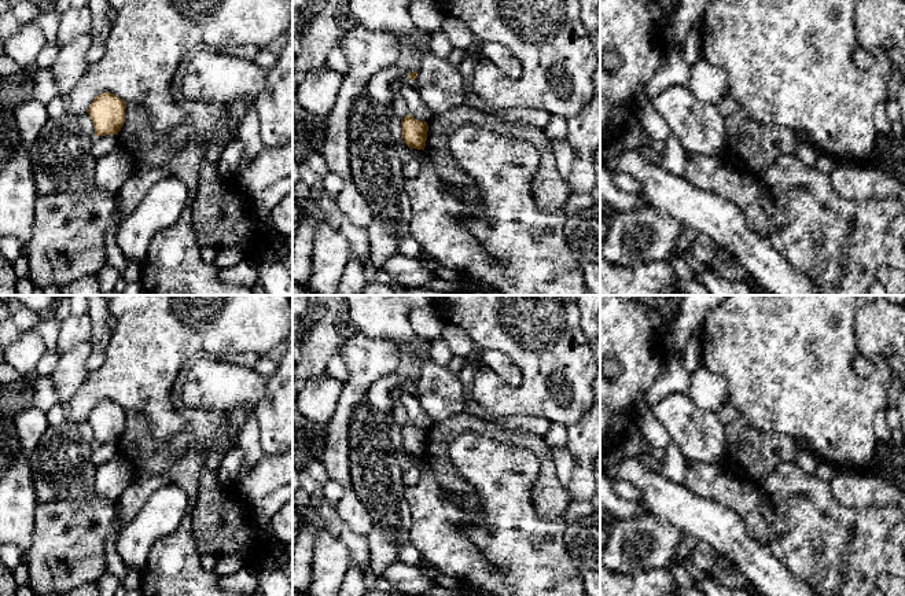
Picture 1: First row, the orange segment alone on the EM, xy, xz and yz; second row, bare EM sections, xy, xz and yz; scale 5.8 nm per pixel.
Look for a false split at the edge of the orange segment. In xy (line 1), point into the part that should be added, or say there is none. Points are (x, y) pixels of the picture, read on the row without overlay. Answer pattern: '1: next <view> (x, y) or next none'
1: next none

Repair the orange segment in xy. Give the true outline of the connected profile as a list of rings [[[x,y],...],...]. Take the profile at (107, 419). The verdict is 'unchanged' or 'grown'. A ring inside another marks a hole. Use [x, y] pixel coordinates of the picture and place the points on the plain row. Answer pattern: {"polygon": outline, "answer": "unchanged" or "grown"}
{"polygon": [[[114,401],[96,404],[87,419],[93,428],[95,444],[118,442],[125,430],[125,416],[126,411]]], "answer": "unchanged"}

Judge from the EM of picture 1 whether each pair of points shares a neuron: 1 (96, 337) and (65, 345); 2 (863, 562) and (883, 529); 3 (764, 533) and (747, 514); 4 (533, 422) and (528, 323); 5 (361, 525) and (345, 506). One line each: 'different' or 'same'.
1: different
2: same
3: same
4: different
5: same

